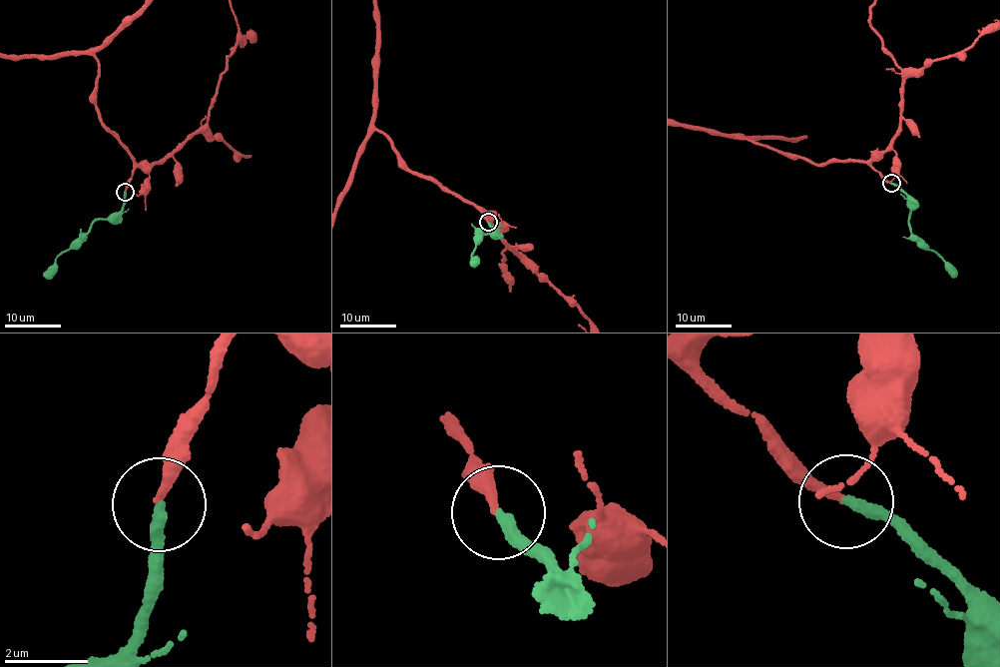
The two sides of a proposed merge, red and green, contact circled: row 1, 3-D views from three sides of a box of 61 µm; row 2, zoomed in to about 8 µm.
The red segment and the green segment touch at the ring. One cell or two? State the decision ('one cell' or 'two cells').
one cell

